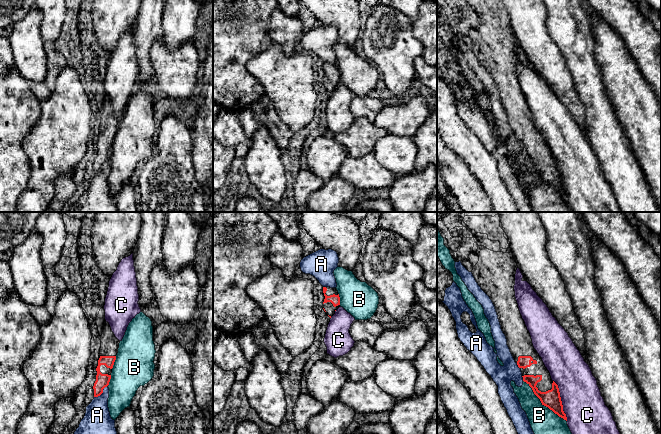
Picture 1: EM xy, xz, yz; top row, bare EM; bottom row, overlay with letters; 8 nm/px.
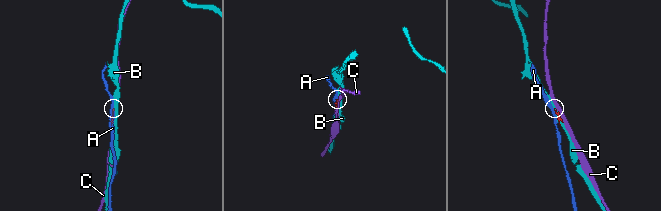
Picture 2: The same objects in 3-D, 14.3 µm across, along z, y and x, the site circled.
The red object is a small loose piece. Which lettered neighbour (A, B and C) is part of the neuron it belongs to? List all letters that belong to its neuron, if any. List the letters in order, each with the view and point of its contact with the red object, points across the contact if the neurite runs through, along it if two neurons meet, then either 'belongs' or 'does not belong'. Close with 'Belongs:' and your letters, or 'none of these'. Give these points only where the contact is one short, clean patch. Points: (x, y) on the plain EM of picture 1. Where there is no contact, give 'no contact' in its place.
A: xy (101, 169) | along xy (107, 161), (99, 171), (94, 173) | does not belong
B: yz (543, 180) | does not belong
C: yz (560, 176) | does not belong
Belongs: none of these

